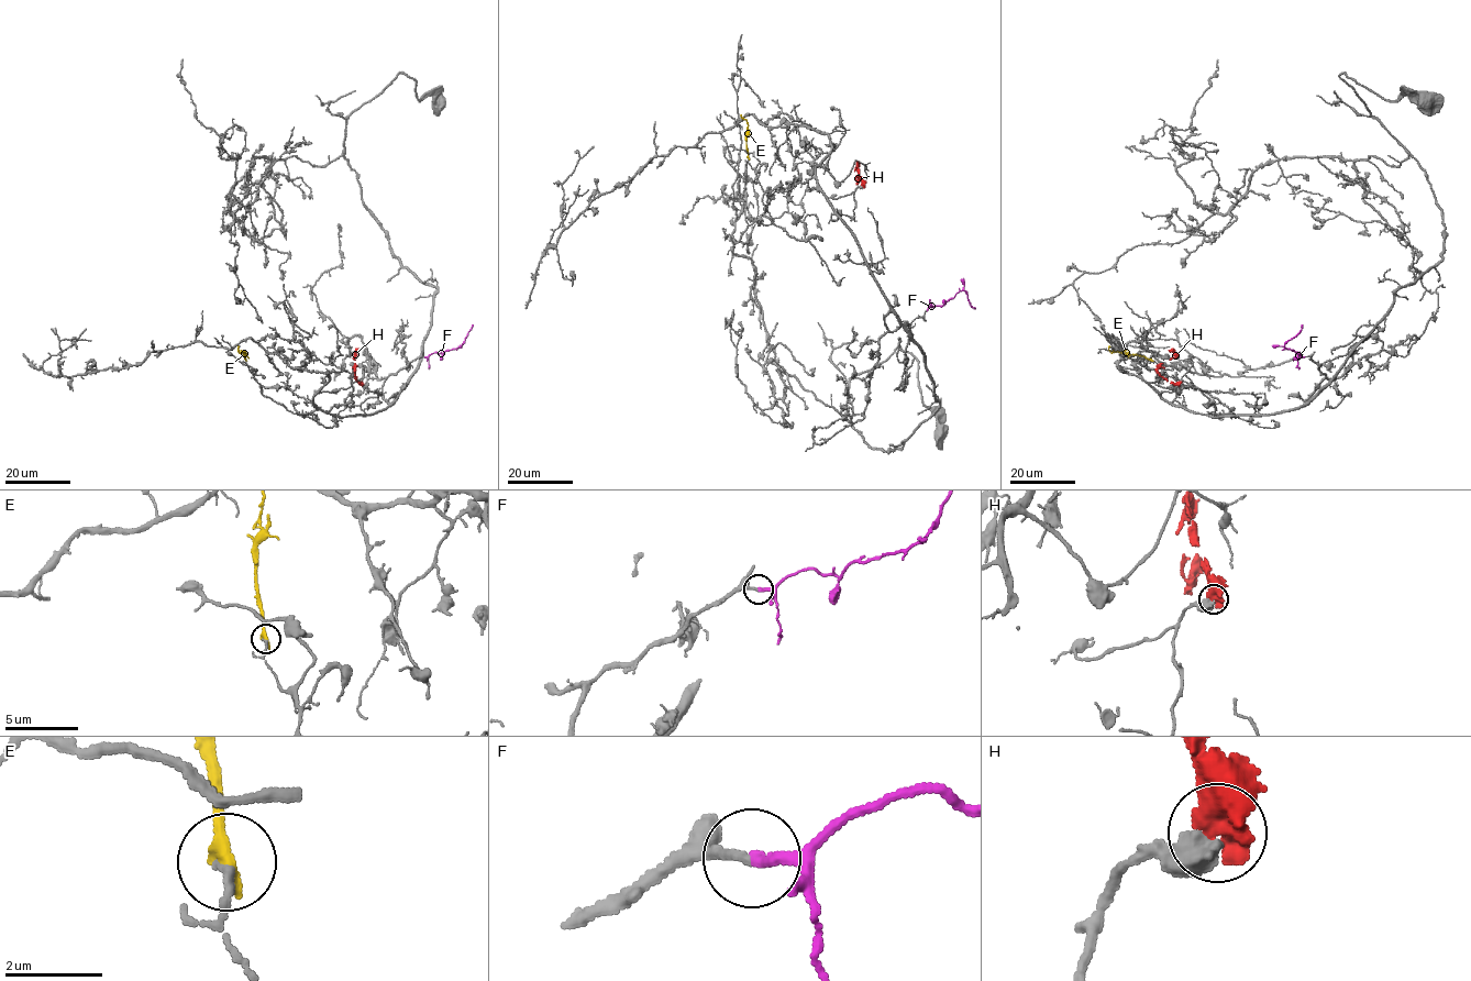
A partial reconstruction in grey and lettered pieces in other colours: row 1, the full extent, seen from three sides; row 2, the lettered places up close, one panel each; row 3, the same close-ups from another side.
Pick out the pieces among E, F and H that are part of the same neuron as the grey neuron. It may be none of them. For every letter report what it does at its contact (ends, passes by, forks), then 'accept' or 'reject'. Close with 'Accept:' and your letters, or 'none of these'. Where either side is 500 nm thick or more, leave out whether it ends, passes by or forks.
E: it ends there; reject
F: it ends there; accept
H: reject
Accept: F

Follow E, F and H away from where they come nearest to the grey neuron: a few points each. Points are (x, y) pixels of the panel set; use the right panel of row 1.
E: (1151, 360), (1125, 352), (1110, 352), (1109, 345)
F: (1304, 356), (1284, 346), (1302, 324)
H: (1179, 382), (1170, 383), (1158, 372), (1162, 363), (1175, 356), (1169, 350)

